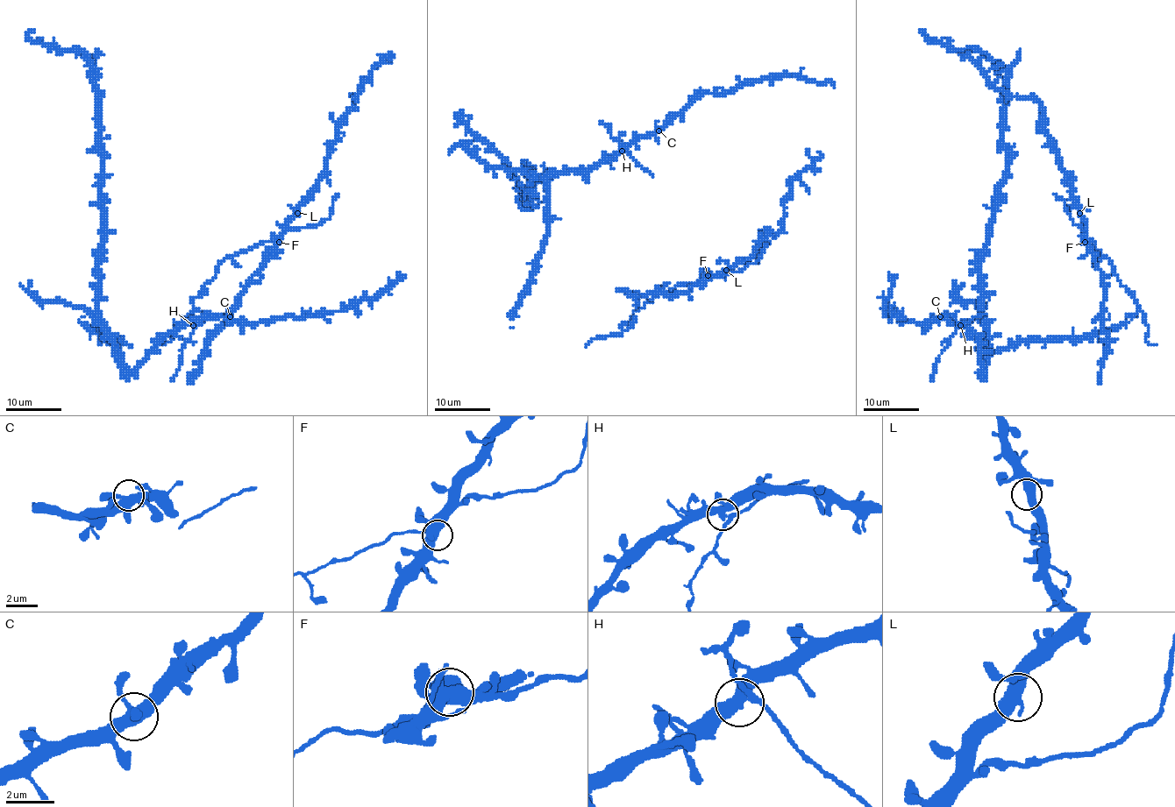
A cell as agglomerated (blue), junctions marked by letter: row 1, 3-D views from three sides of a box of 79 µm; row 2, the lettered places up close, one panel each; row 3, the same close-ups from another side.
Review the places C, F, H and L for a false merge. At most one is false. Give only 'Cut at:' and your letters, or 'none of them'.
Cut at: none of them

